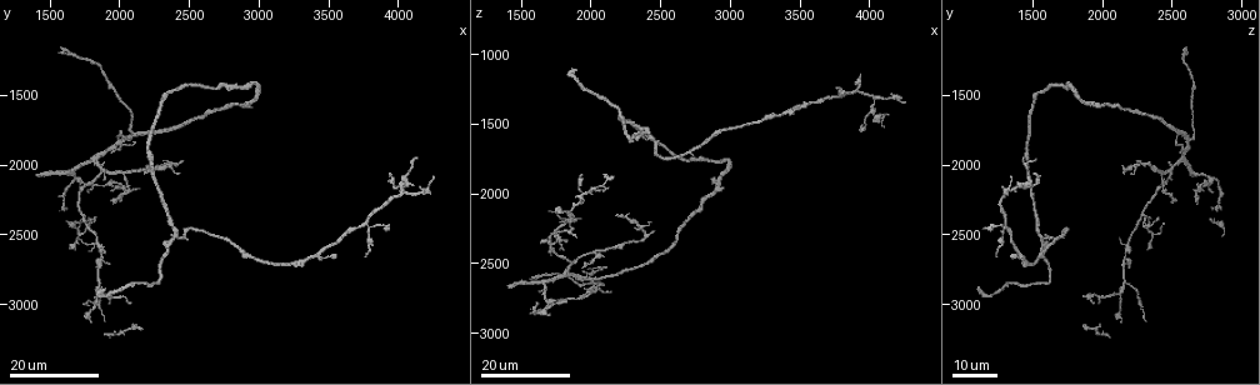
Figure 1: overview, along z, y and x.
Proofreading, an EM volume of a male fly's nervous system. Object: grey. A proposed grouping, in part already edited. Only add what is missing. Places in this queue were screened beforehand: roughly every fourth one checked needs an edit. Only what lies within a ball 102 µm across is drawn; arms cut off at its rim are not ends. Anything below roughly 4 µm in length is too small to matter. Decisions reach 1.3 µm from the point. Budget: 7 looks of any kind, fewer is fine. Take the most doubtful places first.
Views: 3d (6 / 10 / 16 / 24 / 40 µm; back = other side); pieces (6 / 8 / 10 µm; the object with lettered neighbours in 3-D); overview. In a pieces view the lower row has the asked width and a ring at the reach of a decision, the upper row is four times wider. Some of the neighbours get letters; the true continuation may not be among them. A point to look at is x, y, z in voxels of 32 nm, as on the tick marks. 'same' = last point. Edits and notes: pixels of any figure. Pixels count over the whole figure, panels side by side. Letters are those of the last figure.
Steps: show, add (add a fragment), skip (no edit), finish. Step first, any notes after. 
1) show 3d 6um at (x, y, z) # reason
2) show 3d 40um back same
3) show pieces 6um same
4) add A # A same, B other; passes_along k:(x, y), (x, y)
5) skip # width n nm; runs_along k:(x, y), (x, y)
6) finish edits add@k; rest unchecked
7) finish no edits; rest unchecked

show 3d 16um at (1940, 2240, 2540) # free end

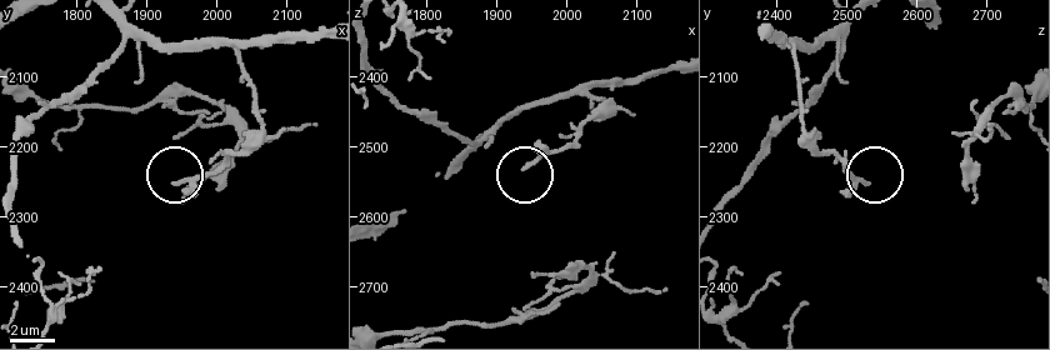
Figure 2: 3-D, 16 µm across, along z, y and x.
show pieces 8um at (1940, 2250, 2525)

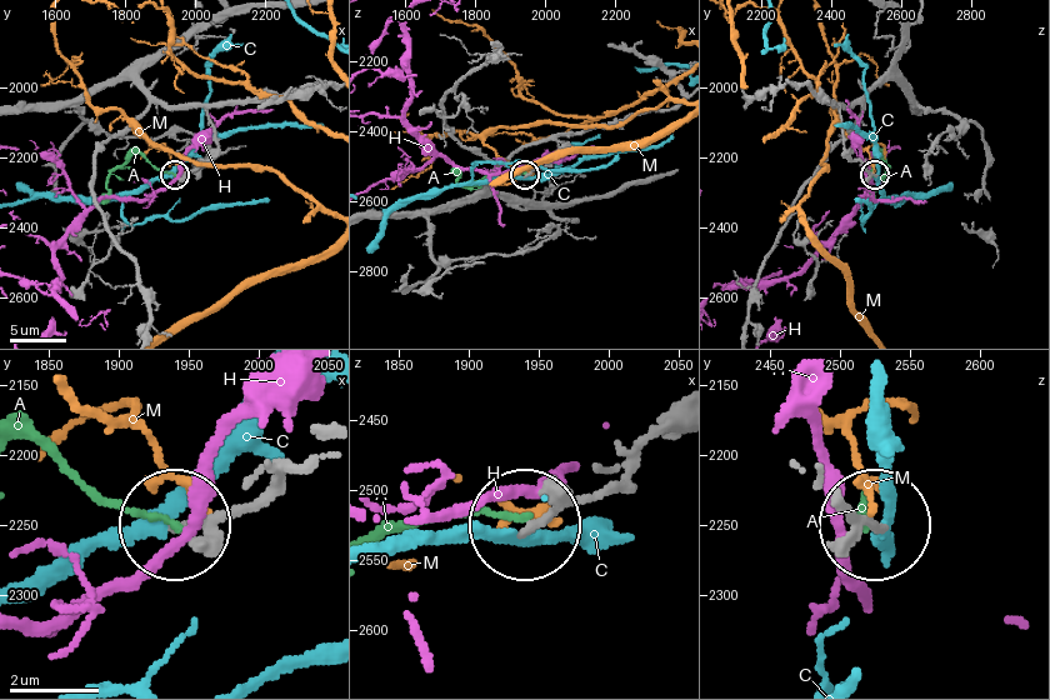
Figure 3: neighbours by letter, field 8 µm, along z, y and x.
skip # A other, C other, H other, M other; runs_along 3:(665, 423), (620, 479), (534, 519); no lettered fragment goes on from it

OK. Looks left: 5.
show 3d 16um at (2460, 1960, 2280) # free end

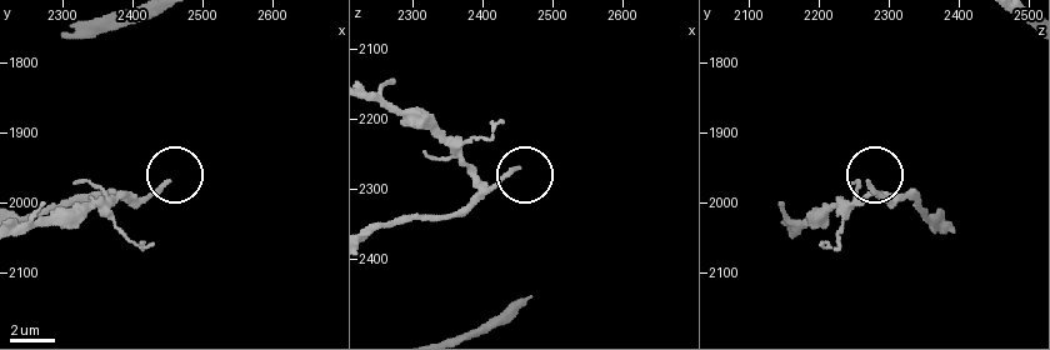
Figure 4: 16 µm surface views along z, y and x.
show pieces 6um at (2450, 1970, 2270)

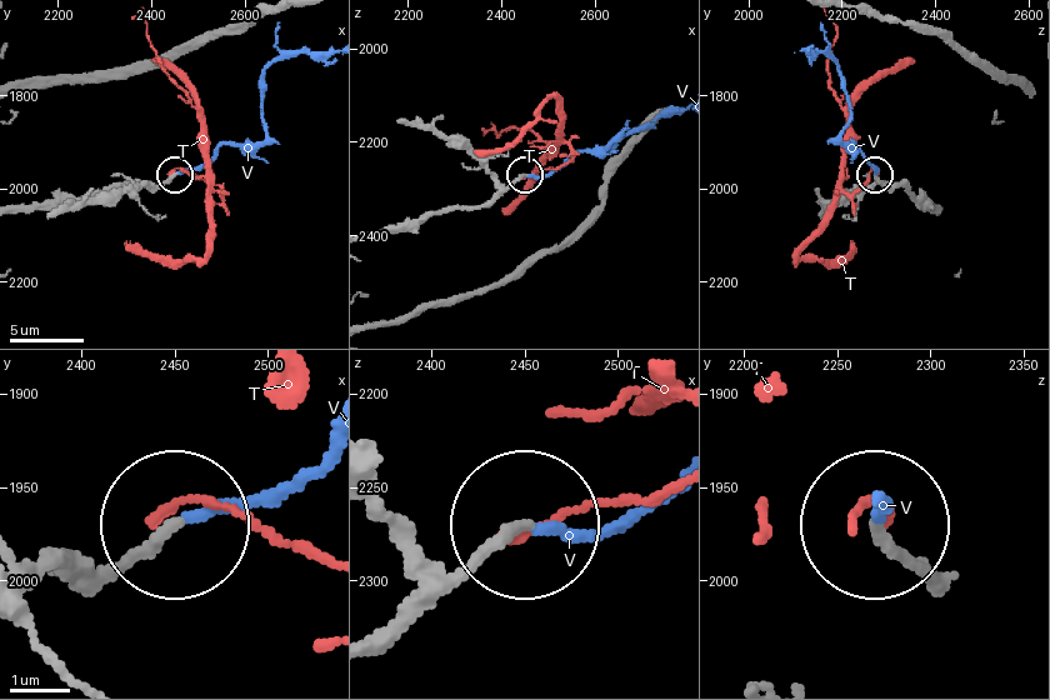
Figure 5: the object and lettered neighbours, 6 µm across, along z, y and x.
add V # T other, V same; passes_along 5:(81, 569), (260, 505), (320, 450); it goes on there

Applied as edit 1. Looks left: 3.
show overview

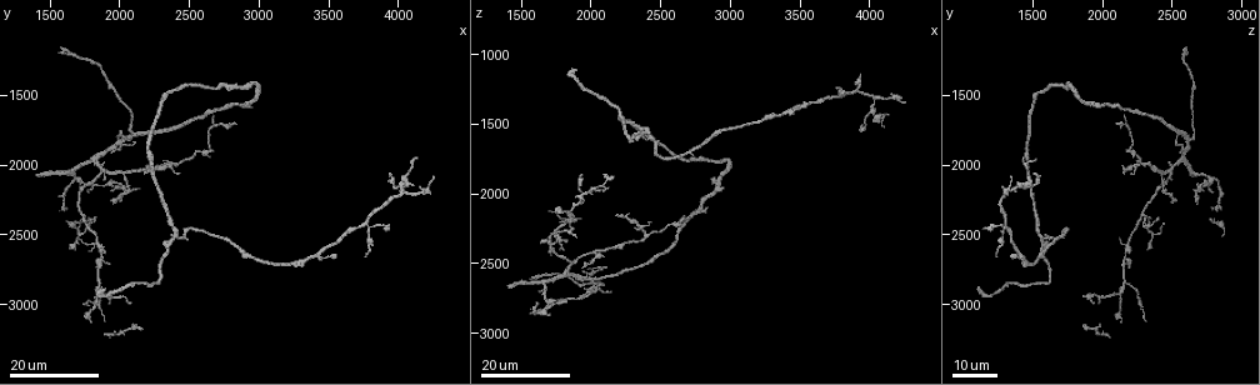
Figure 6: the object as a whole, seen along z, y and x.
show 3d 16um at (2180, 2060, 2160) # free end

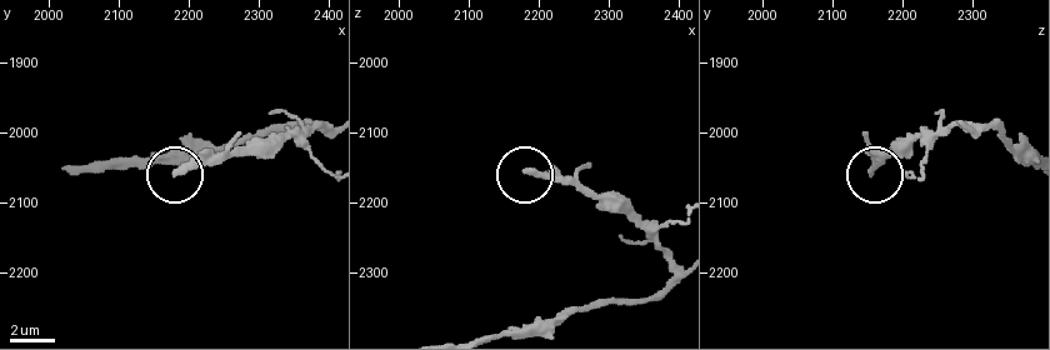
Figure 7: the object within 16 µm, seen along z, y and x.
show pieces 6um at (2185, 2055, 2155)

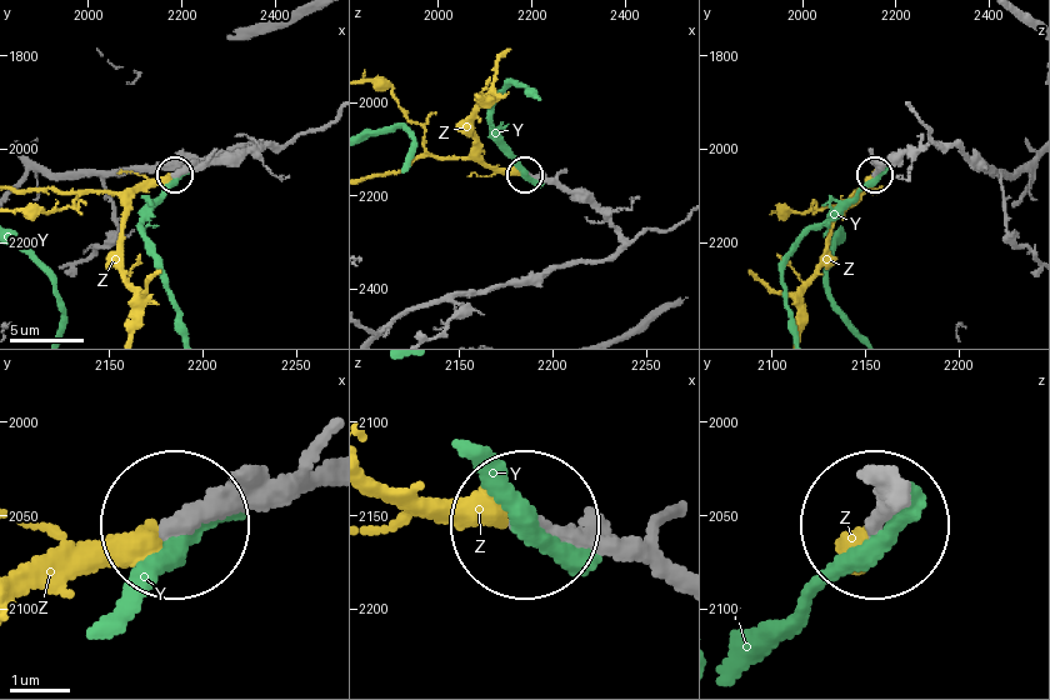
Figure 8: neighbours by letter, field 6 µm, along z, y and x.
add Z # Y other, Z same; passes_along 8:(668, 581), (628, 556), (374, 491); the neuron continues

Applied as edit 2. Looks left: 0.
finish edits add@5, add@8; rest unchecked

